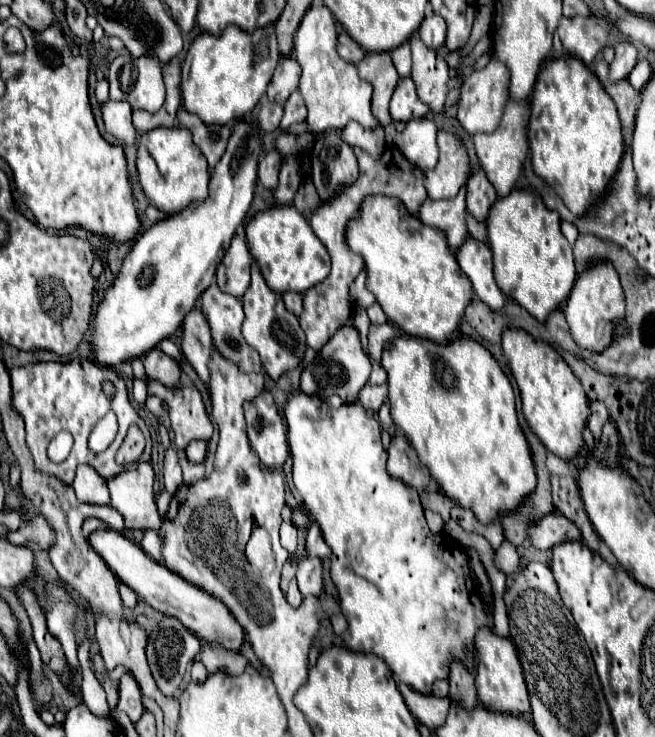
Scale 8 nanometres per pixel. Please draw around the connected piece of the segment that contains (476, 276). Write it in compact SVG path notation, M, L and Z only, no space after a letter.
M467 238L467 242L457 252L457 262L469 276L475 296L491 310L501 310L505 304L505 296L499 292L499 286L493 278L493 254L489 246L475 238Z

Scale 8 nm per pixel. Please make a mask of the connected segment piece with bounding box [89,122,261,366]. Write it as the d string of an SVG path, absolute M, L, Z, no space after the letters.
M239 122L229 138L225 154L221 156L221 160L217 162L217 166L211 174L209 196L205 200L191 202L191 206L183 208L177 214L163 218L161 222L147 228L135 240L135 244L131 246L129 254L125 256L125 260L121 264L119 274L115 276L113 286L103 290L103 298L93 314L91 340L89 340L91 360L95 360L101 366L117 366L125 360L139 358L141 354L151 350L151 346L157 346L157 342L171 336L181 326L183 318L187 316L187 312L191 312L191 308L195 306L201 292L211 284L215 270L217 270L217 262L223 260L223 254L225 254L231 238L235 236L237 228L241 226L241 222L251 206L253 192L255 192L255 180L257 180L257 162L261 156L259 132L261 130L257 124Z

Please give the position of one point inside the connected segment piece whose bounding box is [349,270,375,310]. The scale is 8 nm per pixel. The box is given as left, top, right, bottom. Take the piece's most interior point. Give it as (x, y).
(360, 296)

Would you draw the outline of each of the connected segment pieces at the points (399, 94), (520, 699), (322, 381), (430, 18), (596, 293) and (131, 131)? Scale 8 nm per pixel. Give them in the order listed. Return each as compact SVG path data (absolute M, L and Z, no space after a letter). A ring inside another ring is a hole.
M401 78L395 94L389 102L389 114L391 120L401 120L401 122L409 122L415 118L423 118L429 114L429 106L425 102L419 100L417 92L415 92L415 84L411 78Z
M487 628L479 630L479 638L477 638L475 686L477 686L477 698L487 710L495 710L511 716L527 716L531 712L529 692L523 680L523 670L513 642L509 638L497 636Z
M345 326L333 334L333 338L317 352L313 364L307 364L301 372L299 390L309 396L329 396L337 394L343 402L355 402L359 390L367 384L371 374L371 364L367 354L359 344L359 334L353 326Z
M429 12L425 22L419 28L419 38L423 40L423 44L431 50L437 50L439 46L445 44L445 32L447 32L447 24L441 16Z
M611 262L593 264L591 268L587 268L585 272L579 274L579 278L577 278L569 298L567 298L567 306L565 306L565 318L569 324L569 332L579 348L585 348L585 350L607 348L613 342L613 332L621 324L623 314L625 314L623 288L621 288L619 276L617 276L615 268L611 266ZM613 320L619 320L619 322L613 322Z
M107 100L101 106L101 114L103 114L105 130L109 134L113 134L117 140L121 140L127 146L135 144L137 130L133 128L133 122L131 122L131 106L127 102Z

